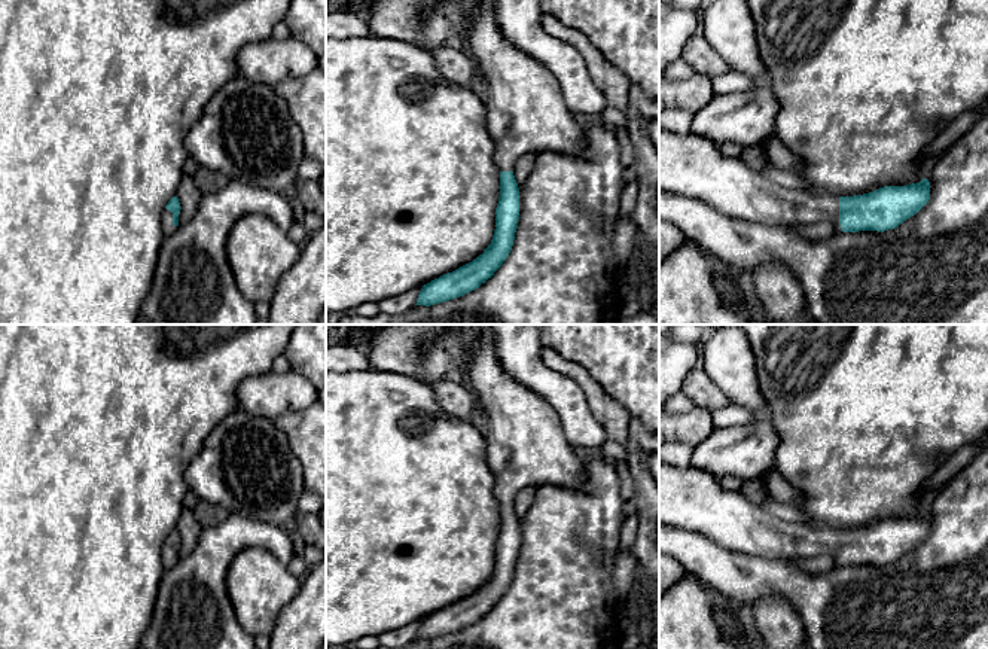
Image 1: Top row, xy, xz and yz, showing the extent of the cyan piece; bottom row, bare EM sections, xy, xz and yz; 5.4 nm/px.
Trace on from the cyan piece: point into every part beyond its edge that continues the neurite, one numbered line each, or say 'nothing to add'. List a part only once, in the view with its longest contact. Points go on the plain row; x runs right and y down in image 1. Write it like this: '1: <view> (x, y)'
1: yz (691, 499)

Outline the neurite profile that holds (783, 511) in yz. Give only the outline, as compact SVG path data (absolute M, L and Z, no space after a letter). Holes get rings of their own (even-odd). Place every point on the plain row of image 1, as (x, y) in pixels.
M769 496L762 506L772 514L774 517L792 521L792 522L805 522L808 519L808 515L802 509L802 506L793 506L789 503L781 503L775 500L772 496Z

